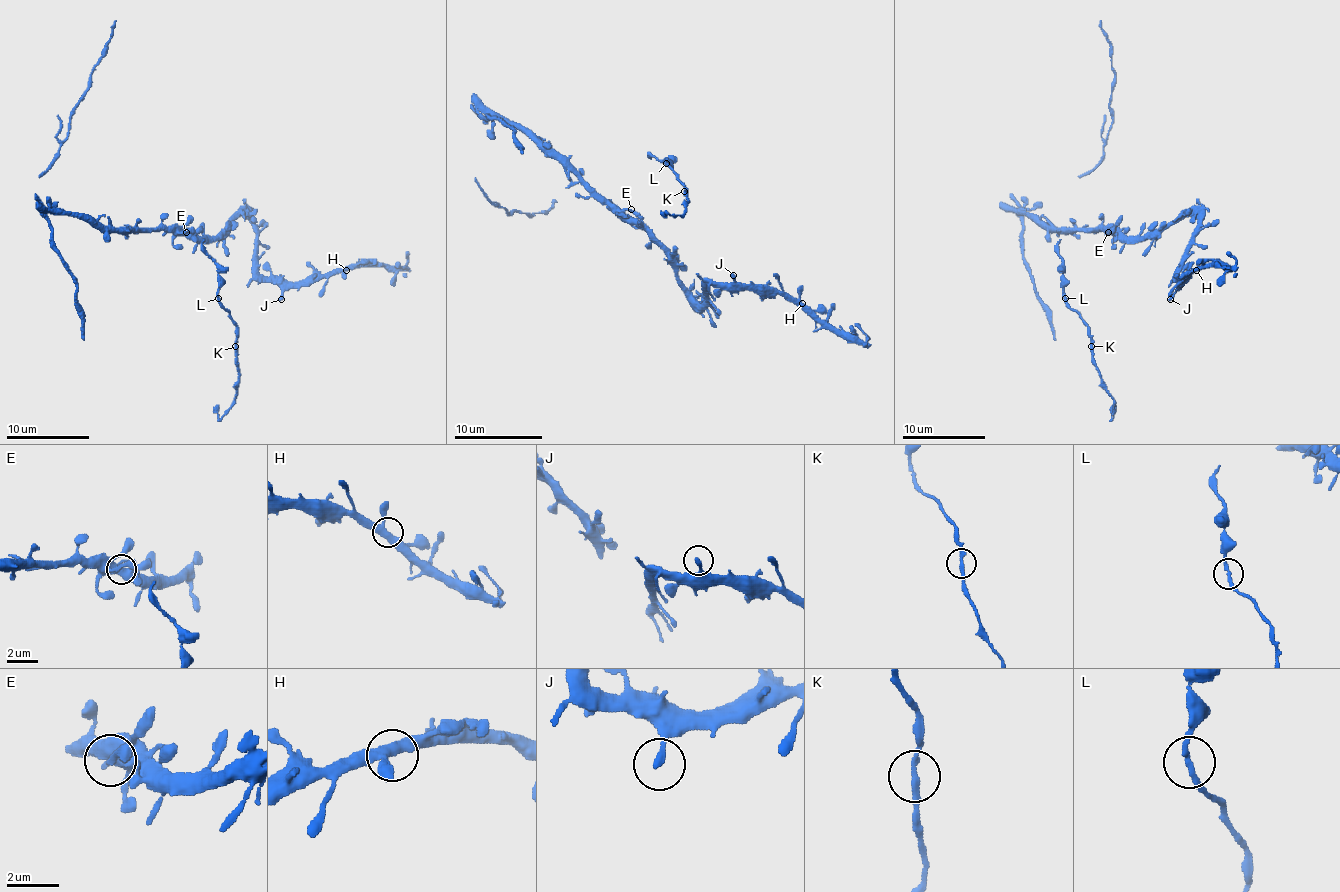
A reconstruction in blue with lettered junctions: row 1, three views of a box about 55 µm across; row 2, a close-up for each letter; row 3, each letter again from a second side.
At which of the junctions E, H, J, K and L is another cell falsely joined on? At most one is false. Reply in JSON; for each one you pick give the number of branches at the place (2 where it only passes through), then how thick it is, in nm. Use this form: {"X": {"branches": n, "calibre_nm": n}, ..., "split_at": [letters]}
{"split_at": []}

